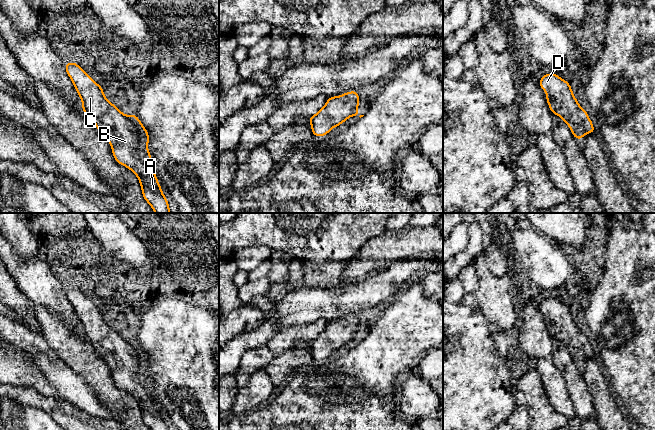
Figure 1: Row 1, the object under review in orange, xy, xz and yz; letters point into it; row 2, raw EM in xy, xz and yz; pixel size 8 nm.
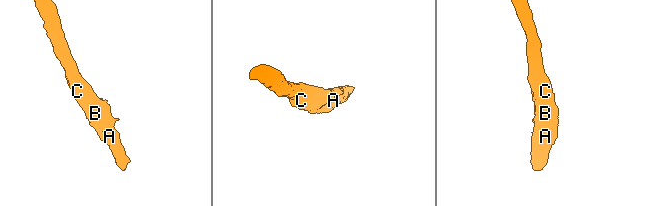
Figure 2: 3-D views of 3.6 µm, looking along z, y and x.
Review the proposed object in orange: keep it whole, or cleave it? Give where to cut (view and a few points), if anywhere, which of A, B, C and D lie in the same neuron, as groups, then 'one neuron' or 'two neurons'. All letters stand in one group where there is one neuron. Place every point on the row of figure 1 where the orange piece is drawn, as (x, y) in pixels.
cut none; groups A B C D; one neuron

